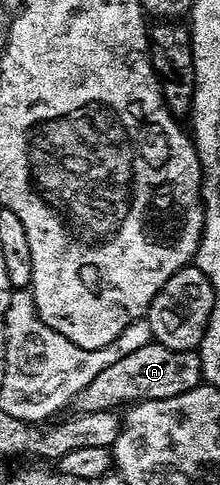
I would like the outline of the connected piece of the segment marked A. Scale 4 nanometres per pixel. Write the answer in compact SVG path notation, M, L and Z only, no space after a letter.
M151 343L133 351L118 363L106 367L90 385L75 397L74 405L79 412L116 411L137 401L157 401L182 395L204 381L199 352L187 349L174 351L165 345Z

